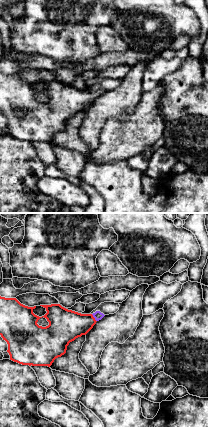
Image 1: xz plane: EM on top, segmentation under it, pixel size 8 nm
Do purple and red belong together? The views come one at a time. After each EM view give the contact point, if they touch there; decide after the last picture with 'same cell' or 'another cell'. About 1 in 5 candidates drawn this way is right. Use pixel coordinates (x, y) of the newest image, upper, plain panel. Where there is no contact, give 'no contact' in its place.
(94, 93)

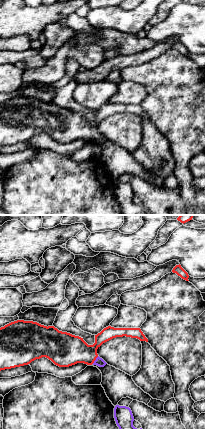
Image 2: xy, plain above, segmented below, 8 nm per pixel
(95, 136)

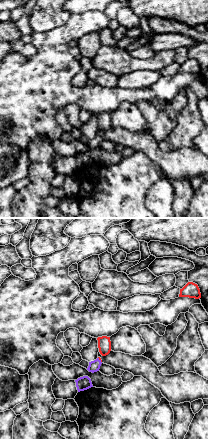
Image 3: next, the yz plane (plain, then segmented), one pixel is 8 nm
(99, 136)

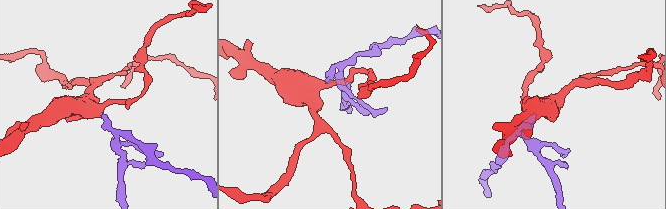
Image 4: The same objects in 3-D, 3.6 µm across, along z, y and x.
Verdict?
same cell

